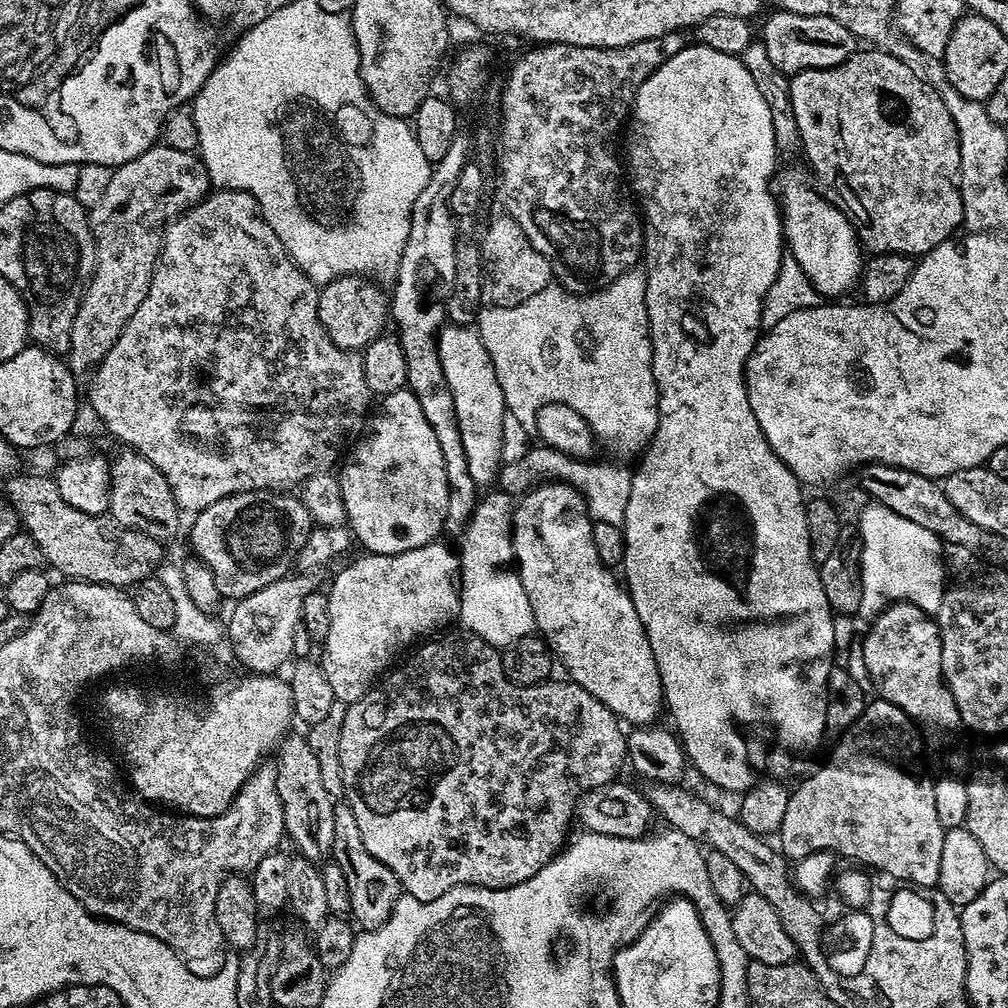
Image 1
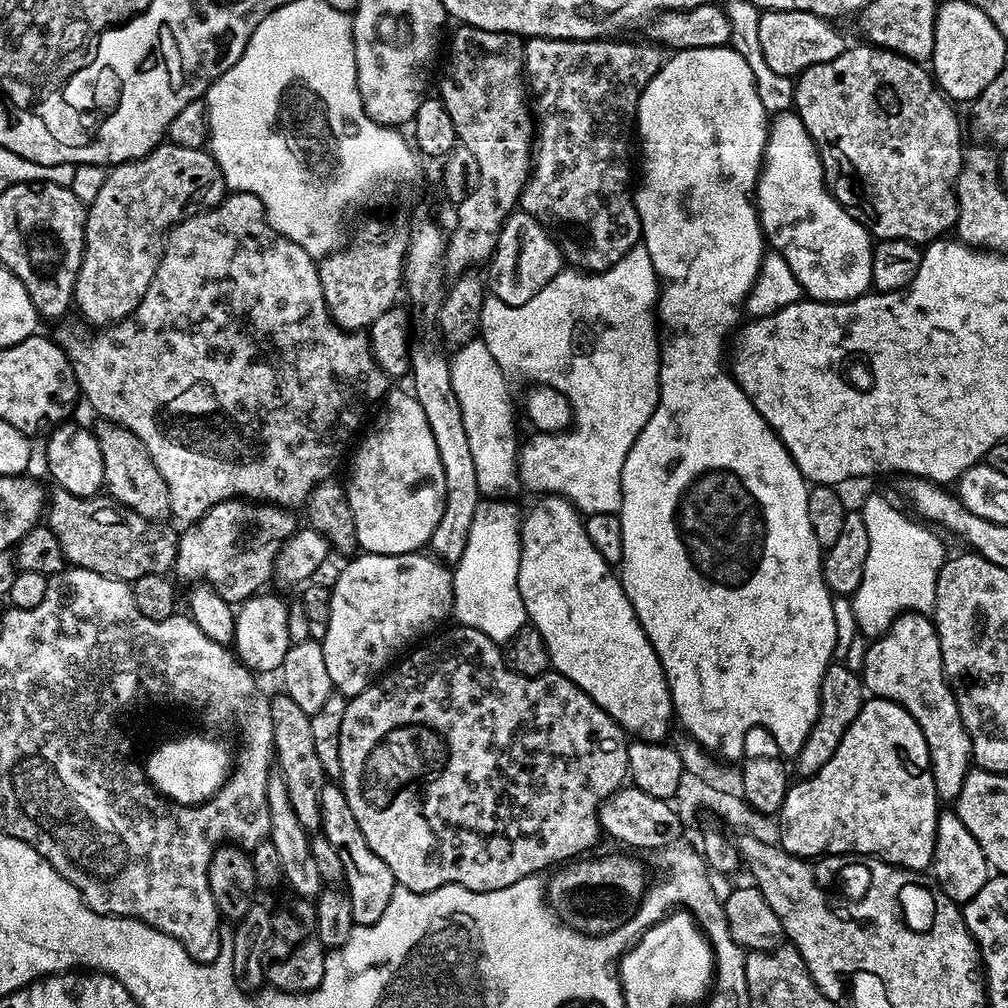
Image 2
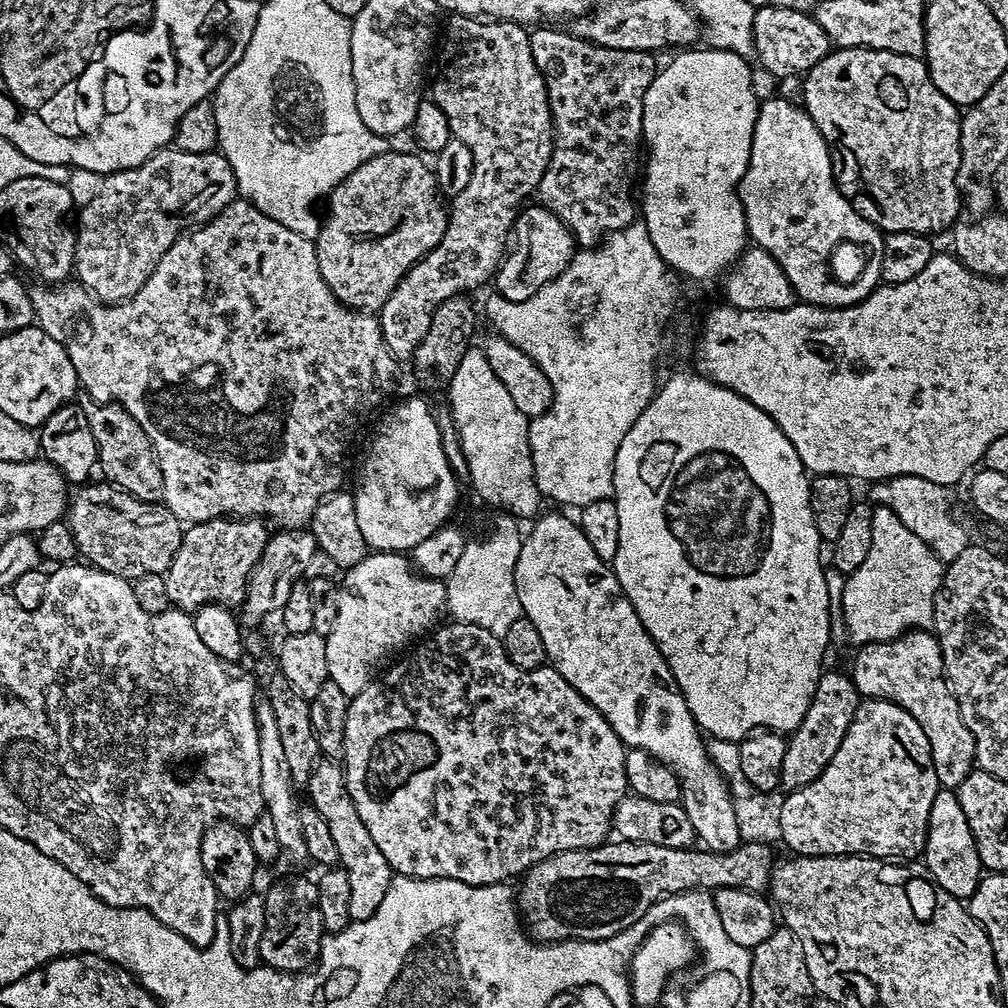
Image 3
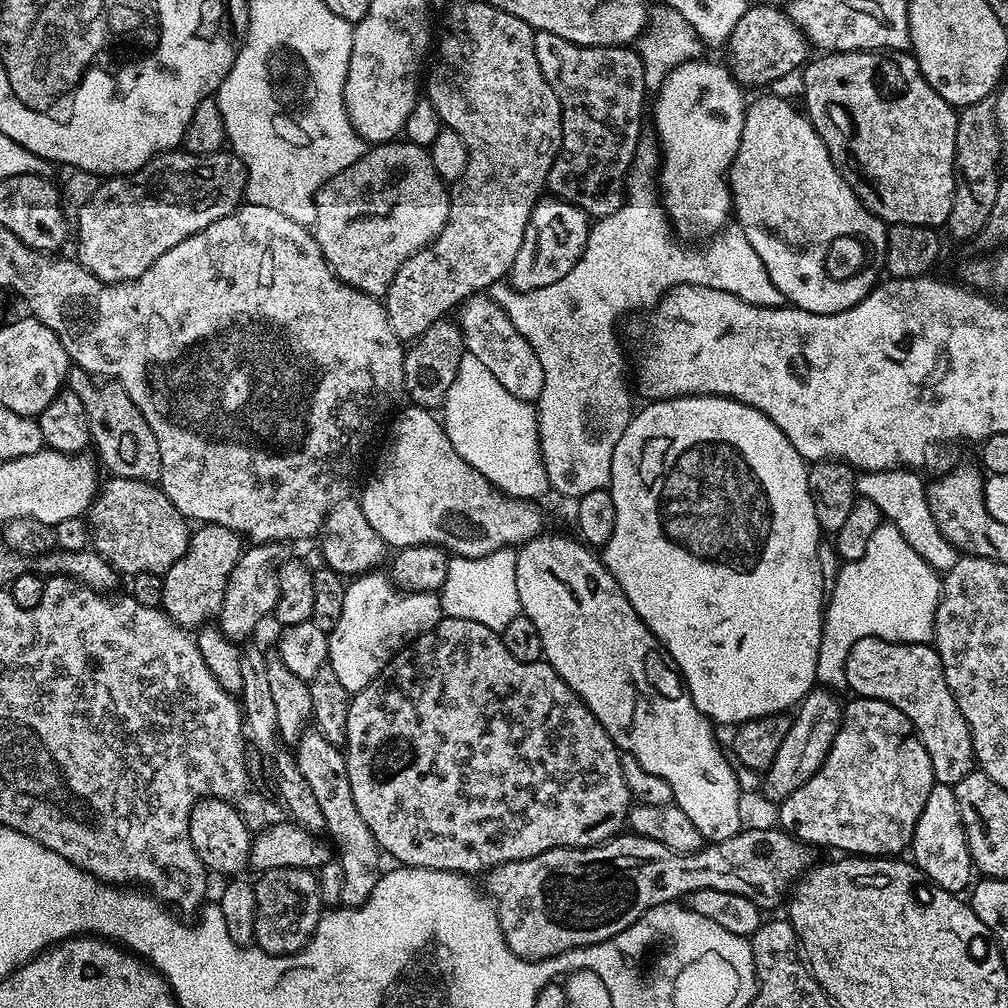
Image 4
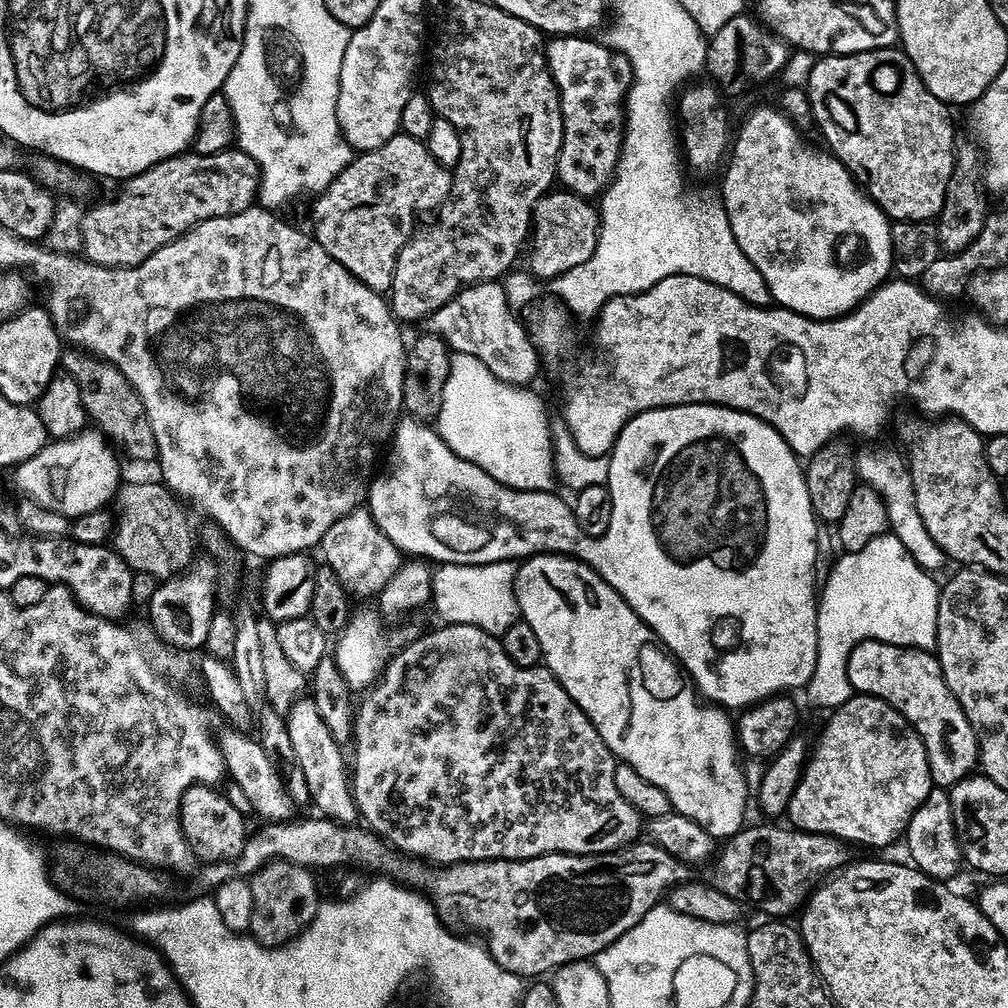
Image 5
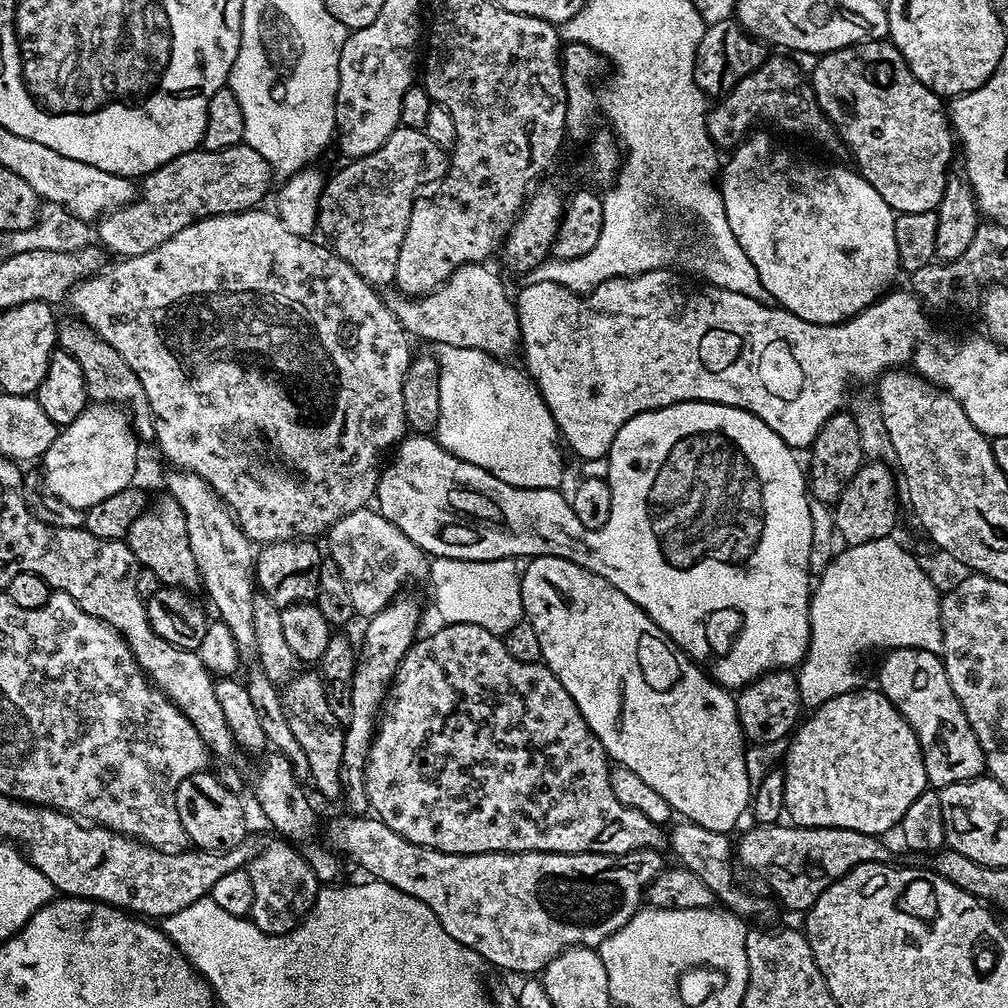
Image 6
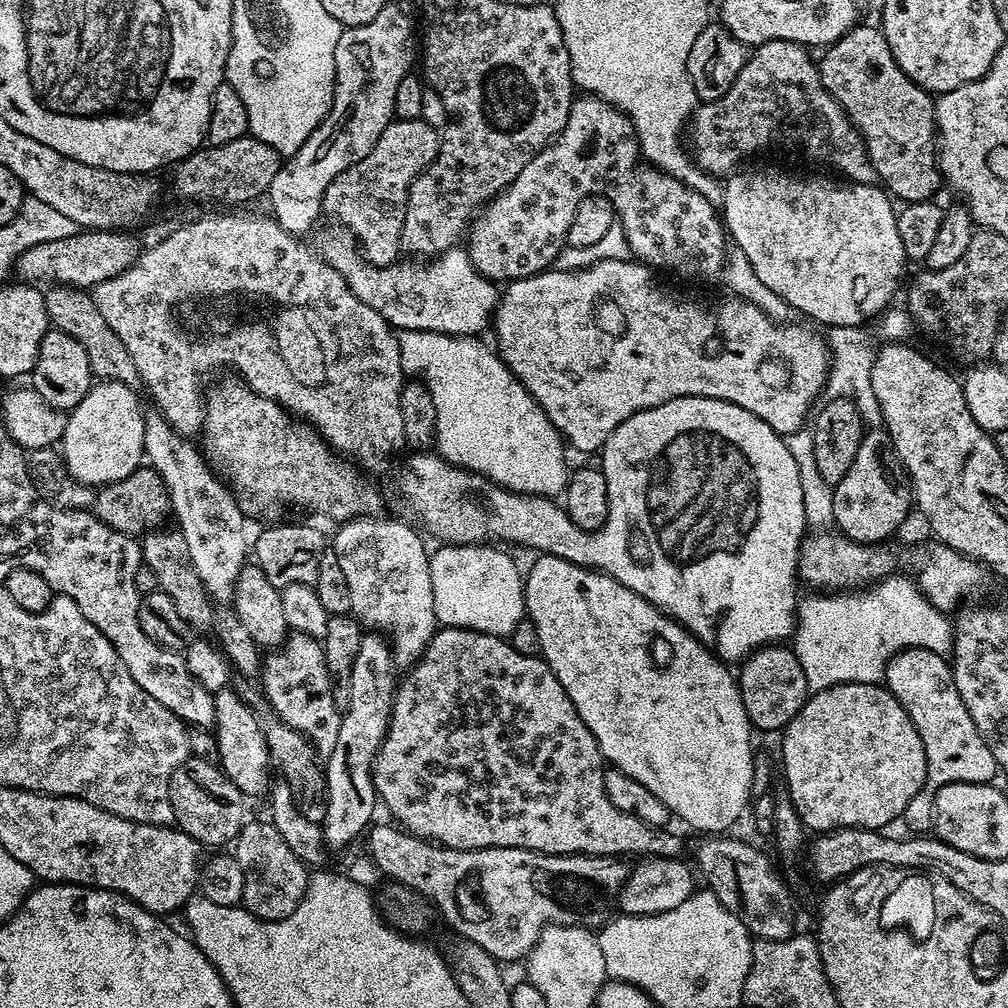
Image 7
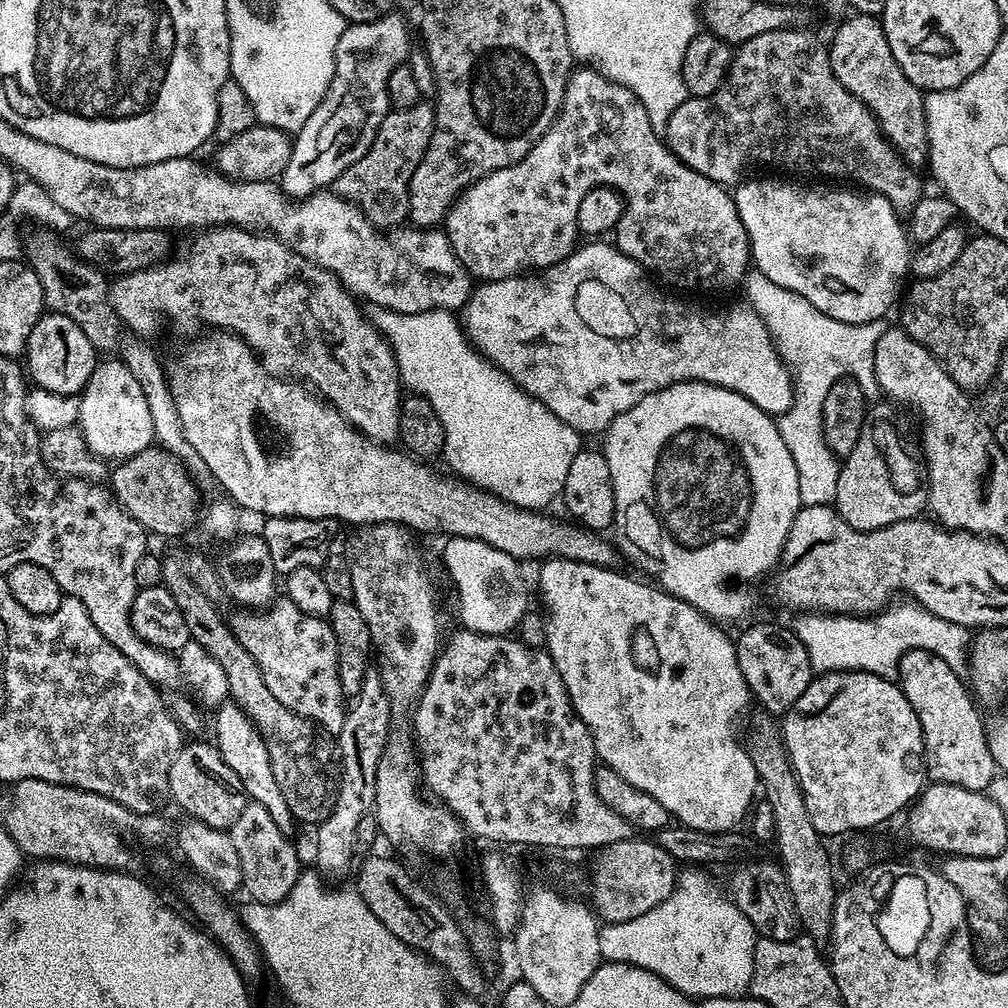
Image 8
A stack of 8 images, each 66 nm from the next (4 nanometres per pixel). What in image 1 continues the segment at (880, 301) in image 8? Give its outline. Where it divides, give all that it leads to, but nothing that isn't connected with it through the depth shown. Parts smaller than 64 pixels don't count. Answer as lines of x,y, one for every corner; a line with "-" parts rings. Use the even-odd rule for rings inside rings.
803,167
788,168
778,176
778,203
780,206
780,219
782,221
782,240
787,251
802,266
802,274
810,278
816,291
824,298
840,298
843,292
848,292
857,287
860,279
860,269
864,267
865,257
860,256
862,245
856,237
856,229
852,227
851,220
836,207
830,200
825,200
823,195
814,187
809,173

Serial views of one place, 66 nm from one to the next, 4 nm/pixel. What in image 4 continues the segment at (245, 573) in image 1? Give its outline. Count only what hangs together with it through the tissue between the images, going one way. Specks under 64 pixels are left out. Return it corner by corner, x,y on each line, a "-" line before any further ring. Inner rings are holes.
200,524
188,537
188,549
174,566
163,575
162,598
159,607
179,628
199,630
211,618
219,617
226,594
227,582
242,553
239,532
217,524

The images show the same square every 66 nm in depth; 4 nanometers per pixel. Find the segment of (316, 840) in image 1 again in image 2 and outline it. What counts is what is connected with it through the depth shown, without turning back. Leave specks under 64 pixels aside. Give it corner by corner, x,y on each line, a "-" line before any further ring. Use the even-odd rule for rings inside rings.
277,694
272,705
266,708
272,718
272,751
278,775
286,782
286,794
290,794
290,806
294,806
294,815
309,834
321,831
322,806
320,795
326,782
322,762
314,750
314,737
310,731
310,716
294,702
294,698

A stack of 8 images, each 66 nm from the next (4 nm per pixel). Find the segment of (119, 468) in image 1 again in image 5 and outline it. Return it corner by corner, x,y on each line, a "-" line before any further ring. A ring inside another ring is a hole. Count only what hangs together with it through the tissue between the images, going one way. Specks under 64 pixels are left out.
76,354
66,372
78,382
87,419
91,423
93,420
96,423
93,425
103,432
123,455
125,452
132,460
157,459
156,439
150,426
150,418
146,414
146,406
142,406
142,398
138,398
134,386
130,386
130,382
116,367
97,360
91,354

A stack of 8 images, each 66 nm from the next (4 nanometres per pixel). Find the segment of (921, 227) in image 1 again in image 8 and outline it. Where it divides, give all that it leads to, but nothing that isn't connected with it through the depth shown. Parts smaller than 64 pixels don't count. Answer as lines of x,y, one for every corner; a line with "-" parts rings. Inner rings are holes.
849,15
849,20
840,24
840,29
832,36
832,44
828,48
828,61
834,70
834,78
842,82
842,86
850,92
854,98
863,102
875,116
880,130
896,150
897,156
909,166
923,165
928,159
928,127
926,126
926,114
924,113
925,93
902,74
894,54
890,50
890,42
884,33
883,23
875,16

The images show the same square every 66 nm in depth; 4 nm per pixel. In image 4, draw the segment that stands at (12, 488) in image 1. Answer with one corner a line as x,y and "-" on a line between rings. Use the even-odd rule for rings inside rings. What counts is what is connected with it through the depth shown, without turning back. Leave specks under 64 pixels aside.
112,476
105,484
103,481
99,485
96,499
92,501
86,520
90,525
91,547
111,568
123,575
125,572
125,577
128,578
147,572
163,577
164,573
170,570
170,566
174,566
174,562
178,562
178,558
182,558
182,554
186,554
188,549
189,521
176,509
174,502
170,502
163,488
146,480

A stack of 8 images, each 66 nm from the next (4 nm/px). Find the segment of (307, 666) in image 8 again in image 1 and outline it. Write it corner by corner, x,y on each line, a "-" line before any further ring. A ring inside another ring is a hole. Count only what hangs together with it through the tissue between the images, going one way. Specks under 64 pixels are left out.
347,802
337,803
334,810
331,859
342,866
342,874
346,874
346,886
350,886
351,919
364,930
380,928
390,918
396,899
402,895
402,889
394,873
385,864
378,862
378,858
374,858
370,850
366,850
366,842
362,842
362,833
354,818
354,810
350,810

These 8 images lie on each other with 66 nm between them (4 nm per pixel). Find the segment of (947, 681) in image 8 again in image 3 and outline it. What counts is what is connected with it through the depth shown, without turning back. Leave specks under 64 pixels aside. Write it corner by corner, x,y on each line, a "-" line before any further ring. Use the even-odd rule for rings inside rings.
913,630
893,640
878,640
863,645
852,660
850,675
861,697
869,700
889,700
902,706
926,734
934,762
934,774
941,789
957,789
974,770
976,747
974,734
966,730
958,702
944,679
944,659
940,644
928,630

